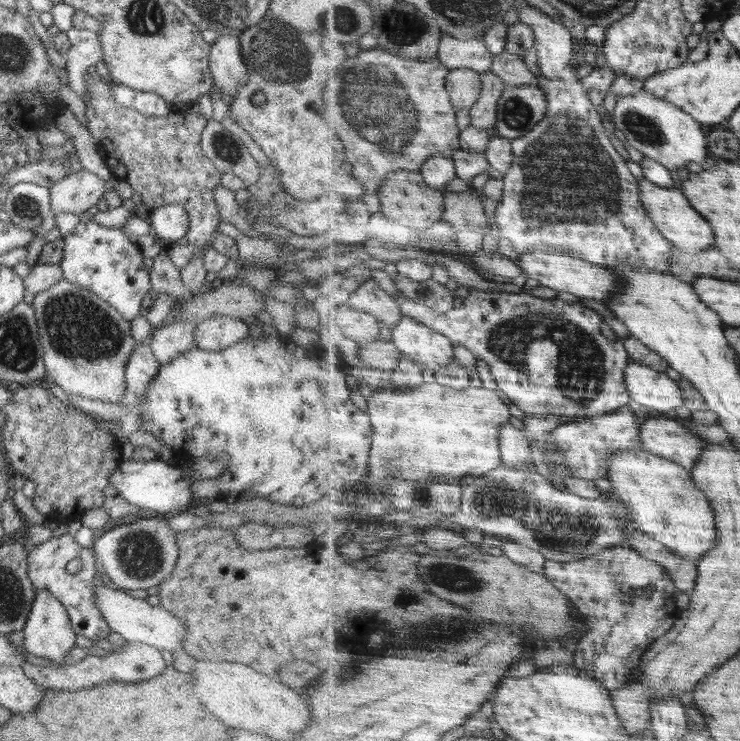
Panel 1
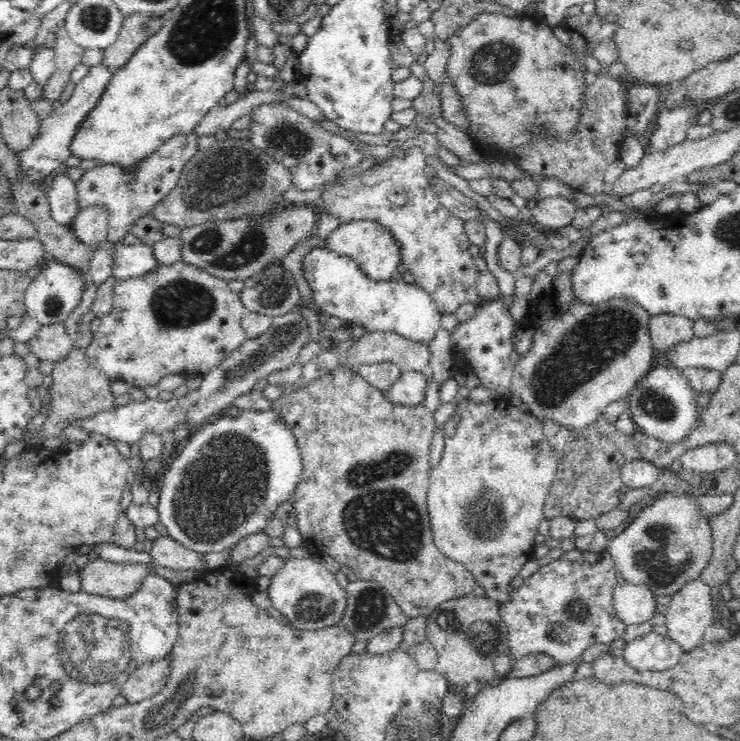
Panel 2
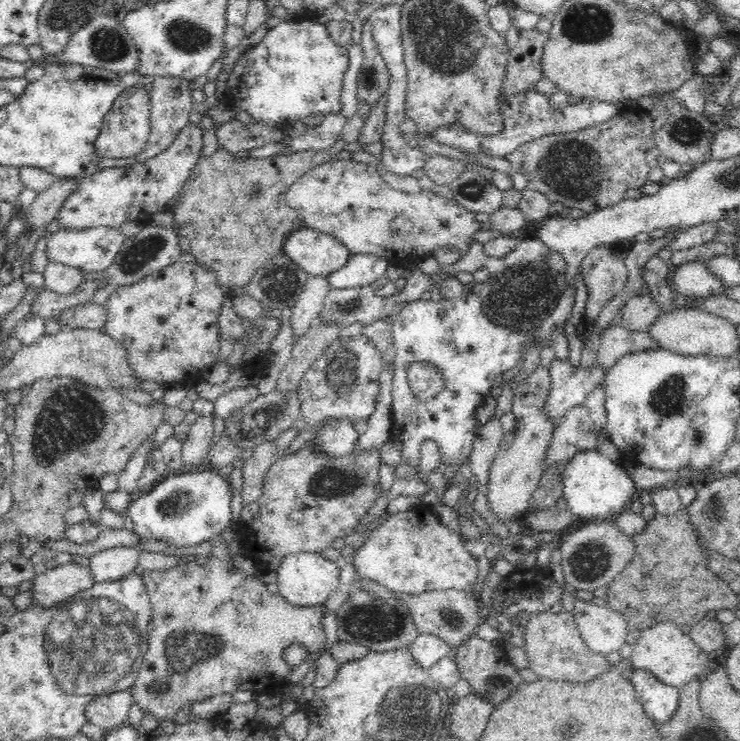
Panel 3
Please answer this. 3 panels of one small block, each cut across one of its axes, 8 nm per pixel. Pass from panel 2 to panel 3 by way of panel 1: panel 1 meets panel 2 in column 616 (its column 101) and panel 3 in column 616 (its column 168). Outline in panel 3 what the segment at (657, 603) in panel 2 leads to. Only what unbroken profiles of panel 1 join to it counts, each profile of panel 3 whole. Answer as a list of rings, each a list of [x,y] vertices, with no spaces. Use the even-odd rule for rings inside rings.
[[[577,598],[571,612],[575,616],[584,645],[592,652],[610,654],[625,644],[627,620],[606,604],[598,606]]]

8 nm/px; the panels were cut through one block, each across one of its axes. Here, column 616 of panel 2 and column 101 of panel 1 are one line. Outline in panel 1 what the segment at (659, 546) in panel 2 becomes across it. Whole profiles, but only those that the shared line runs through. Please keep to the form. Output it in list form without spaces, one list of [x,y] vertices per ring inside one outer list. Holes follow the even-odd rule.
[[[162,516],[146,517],[108,530],[94,541],[97,564],[116,589],[147,590],[169,577],[178,560],[177,531]]]

